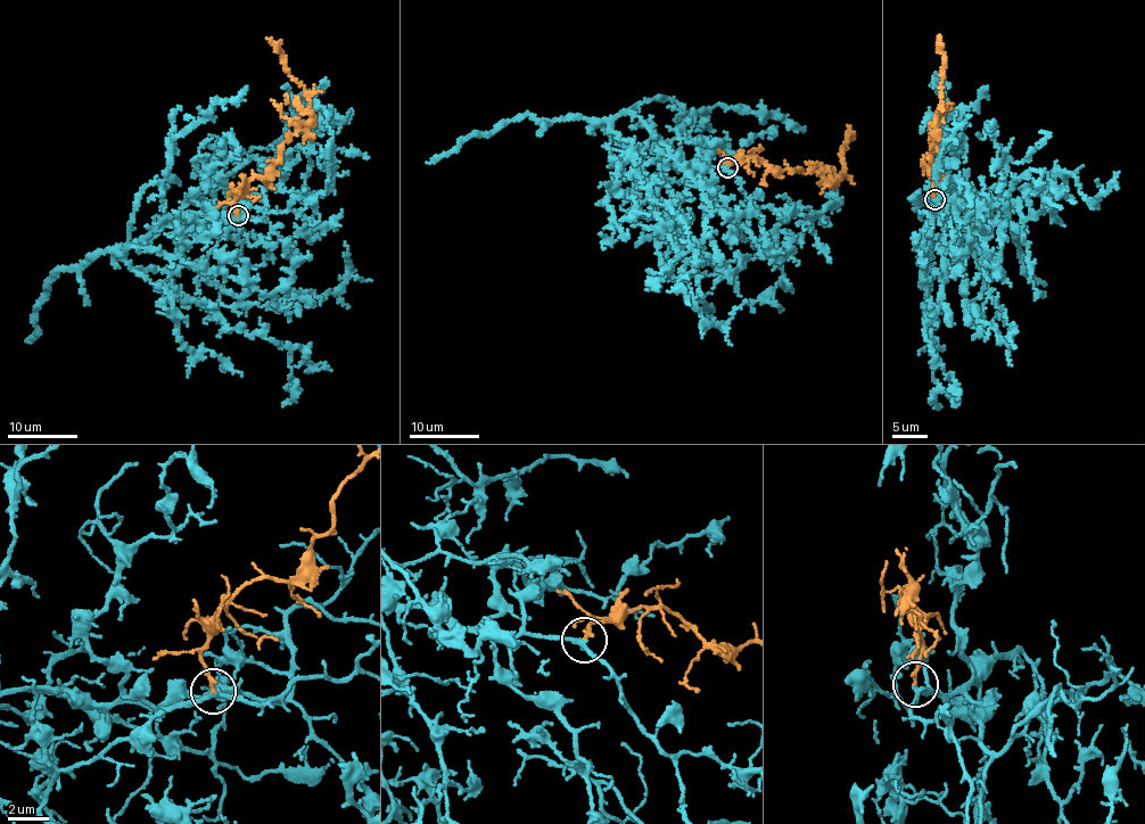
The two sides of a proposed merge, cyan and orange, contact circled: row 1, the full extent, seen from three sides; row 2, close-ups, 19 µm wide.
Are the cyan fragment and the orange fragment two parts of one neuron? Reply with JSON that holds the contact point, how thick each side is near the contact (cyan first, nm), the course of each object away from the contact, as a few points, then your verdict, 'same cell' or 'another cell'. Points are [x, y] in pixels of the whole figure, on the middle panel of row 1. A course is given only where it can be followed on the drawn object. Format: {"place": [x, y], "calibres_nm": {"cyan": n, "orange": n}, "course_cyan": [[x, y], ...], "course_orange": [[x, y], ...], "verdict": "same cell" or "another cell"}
{"place": [727, 167], "calibres_nm": {"cyan": 200, "orange": 200}, "course_cyan": [[726, 167], [632, 148], [600, 123], [694, 268], [702, 319], [725, 324], [746, 299]], "course_orange": [[727, 167], [755, 156], [774, 170], [835, 181], [846, 171], [841, 154], [847, 126]], "verdict": "same cell"}

